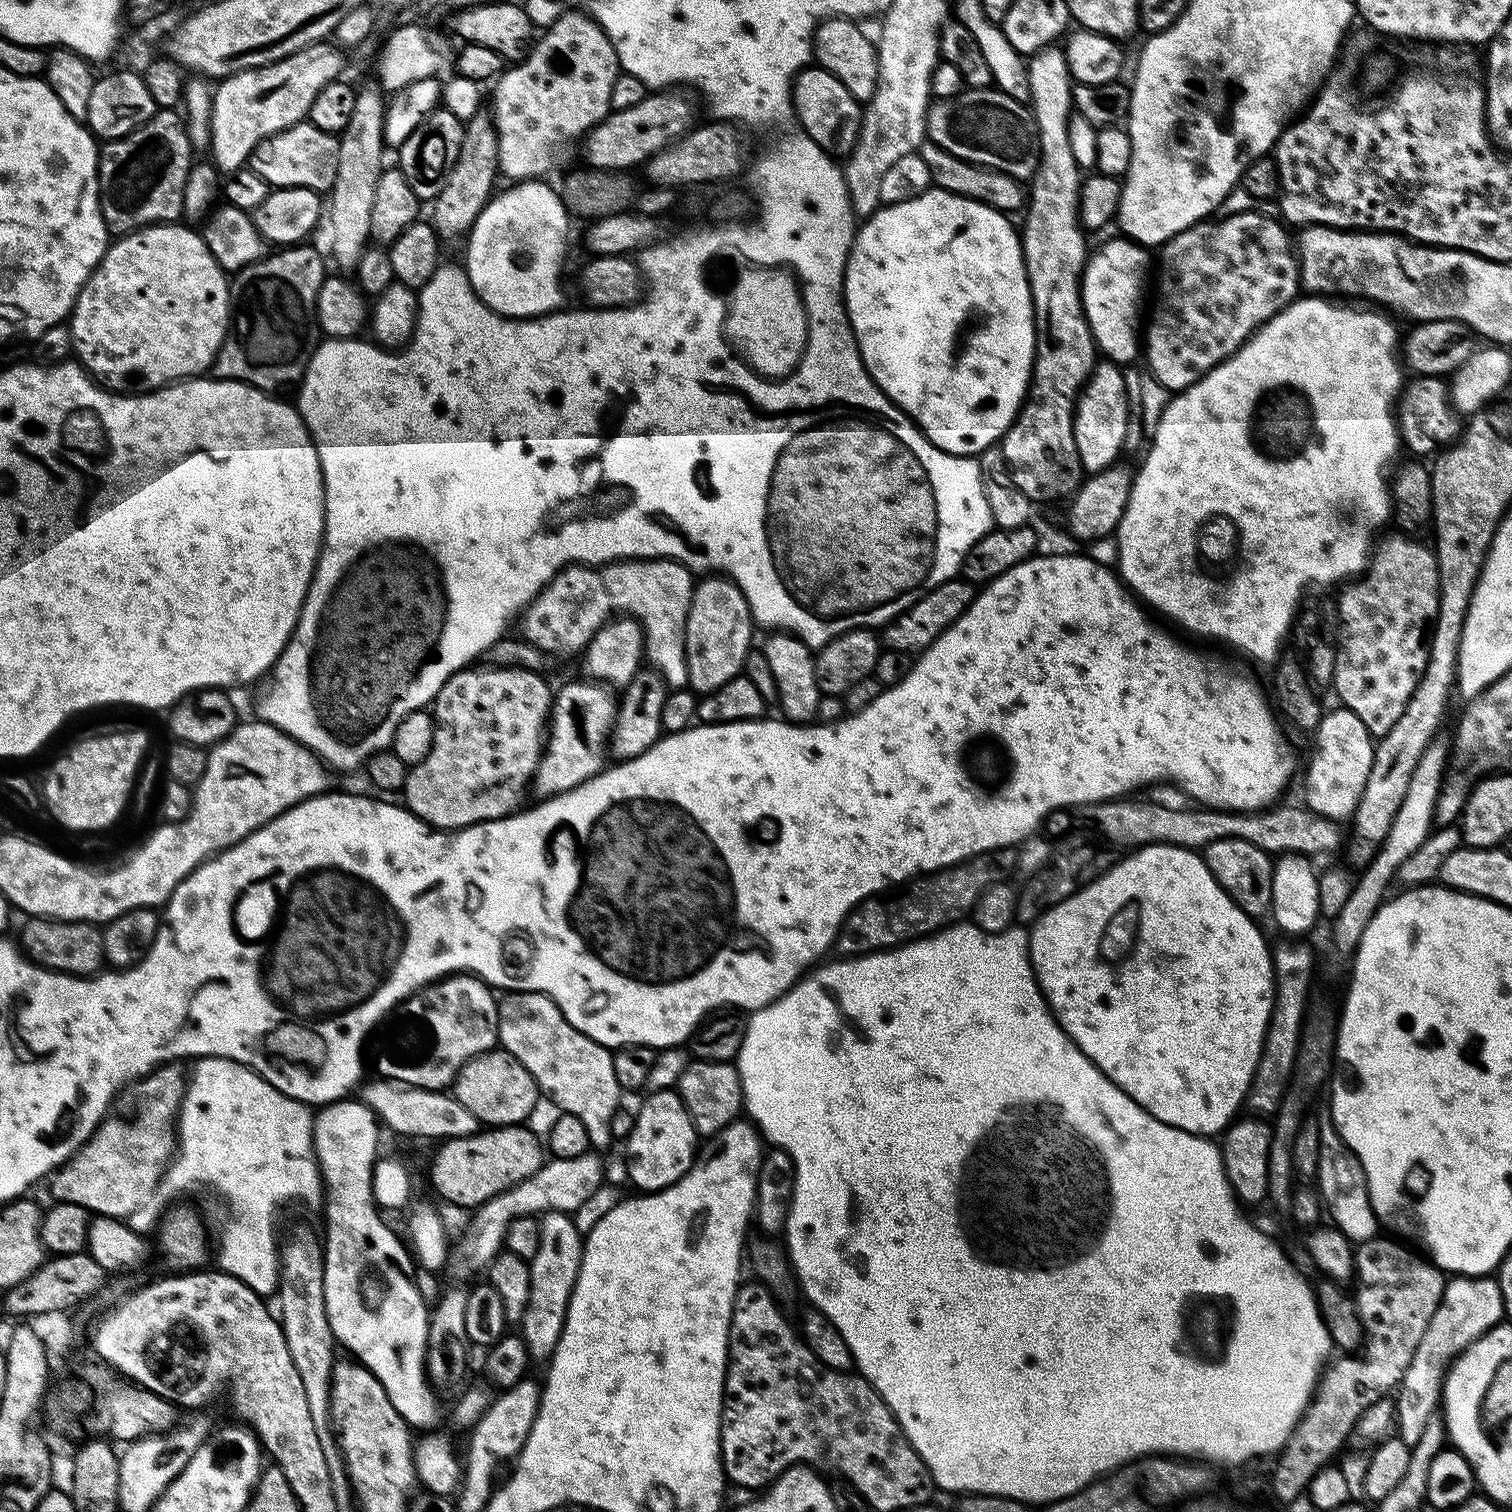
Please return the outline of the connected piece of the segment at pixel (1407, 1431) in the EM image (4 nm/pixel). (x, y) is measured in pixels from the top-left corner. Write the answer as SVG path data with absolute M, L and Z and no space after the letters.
M1453 1277L1445 1283L1444 1296L1430 1320L1430 1326L1411 1359L1410 1366L1398 1385L1396 1434L1408 1448L1415 1447L1426 1424L1435 1415L1442 1400L1444 1375L1448 1365L1480 1336L1495 1328L1504 1318L1504 1300L1499 1281L1493 1277Z

